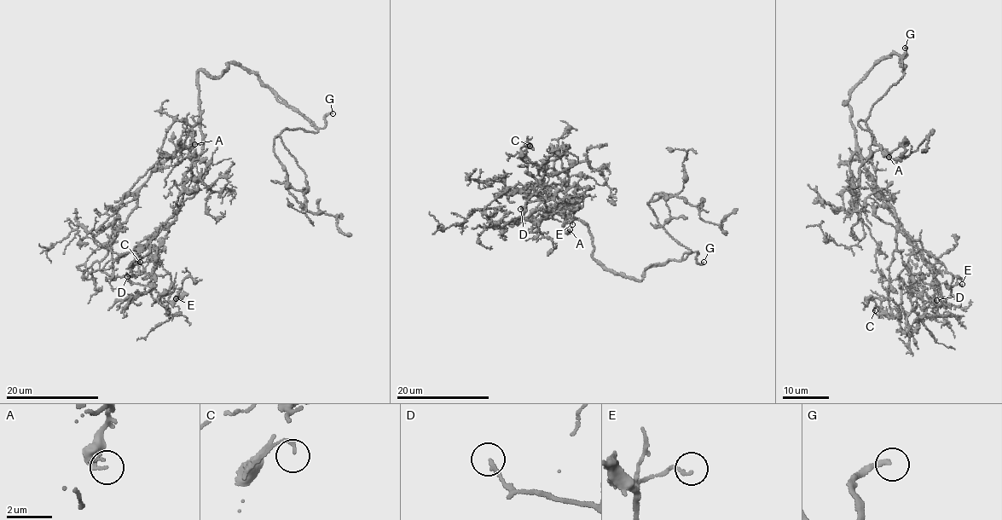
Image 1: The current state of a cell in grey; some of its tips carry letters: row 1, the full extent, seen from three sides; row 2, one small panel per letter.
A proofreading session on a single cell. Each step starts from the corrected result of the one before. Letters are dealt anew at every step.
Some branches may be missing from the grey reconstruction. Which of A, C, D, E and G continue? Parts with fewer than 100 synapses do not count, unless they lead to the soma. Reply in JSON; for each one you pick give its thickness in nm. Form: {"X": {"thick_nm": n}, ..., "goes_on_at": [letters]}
{"G": {"thick_nm": 200}, "goes_on_at": ["G"]}

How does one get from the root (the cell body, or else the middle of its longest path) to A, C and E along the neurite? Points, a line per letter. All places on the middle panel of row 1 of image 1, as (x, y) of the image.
A: (575, 220), (564, 226), (570, 205), (563, 209), (562, 214), (569, 224), (568, 232), (570, 229)
C: (575, 220), (564, 226), (577, 199), (563, 207), (522, 153), (529, 146)
E: (575, 220), (564, 226), (577, 199), (553, 211), (545, 210), (545, 198), (574, 210), (572, 224)

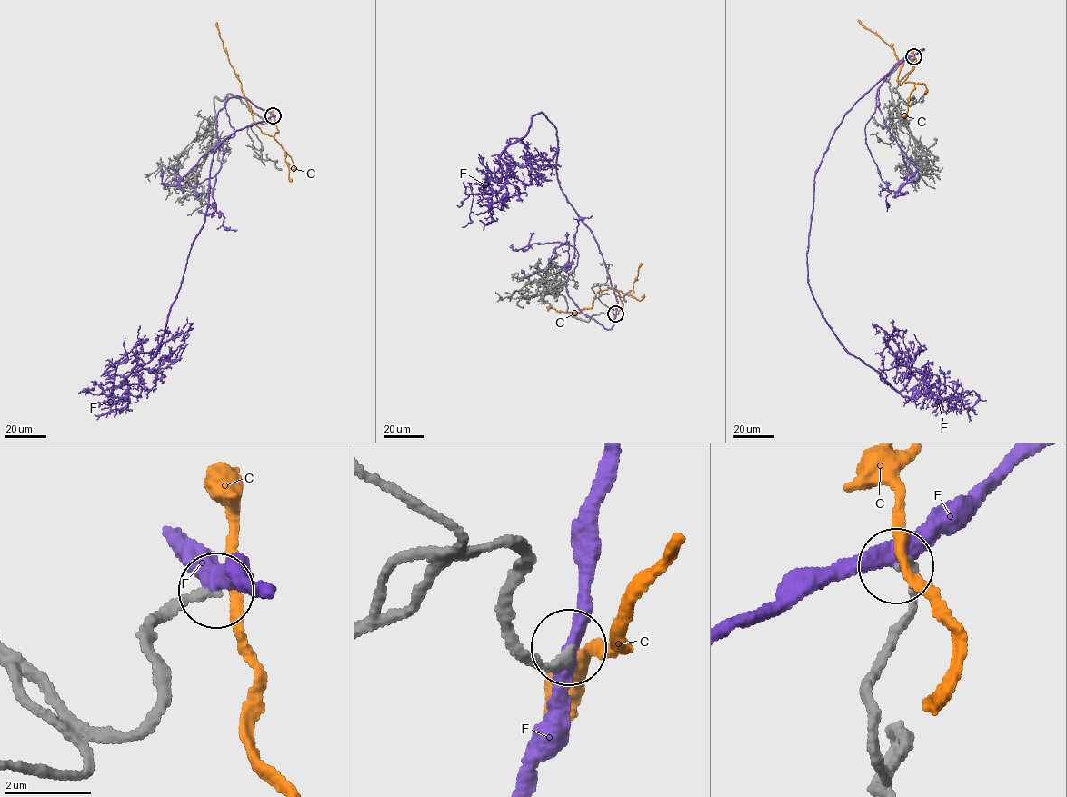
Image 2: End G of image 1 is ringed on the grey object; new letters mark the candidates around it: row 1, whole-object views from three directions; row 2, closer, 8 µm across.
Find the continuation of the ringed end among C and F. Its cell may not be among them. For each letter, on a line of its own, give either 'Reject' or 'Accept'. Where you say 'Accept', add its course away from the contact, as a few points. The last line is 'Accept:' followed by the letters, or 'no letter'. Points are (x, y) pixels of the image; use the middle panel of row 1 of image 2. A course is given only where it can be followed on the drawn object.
C: Reject
F: Reject
Accept: no letter

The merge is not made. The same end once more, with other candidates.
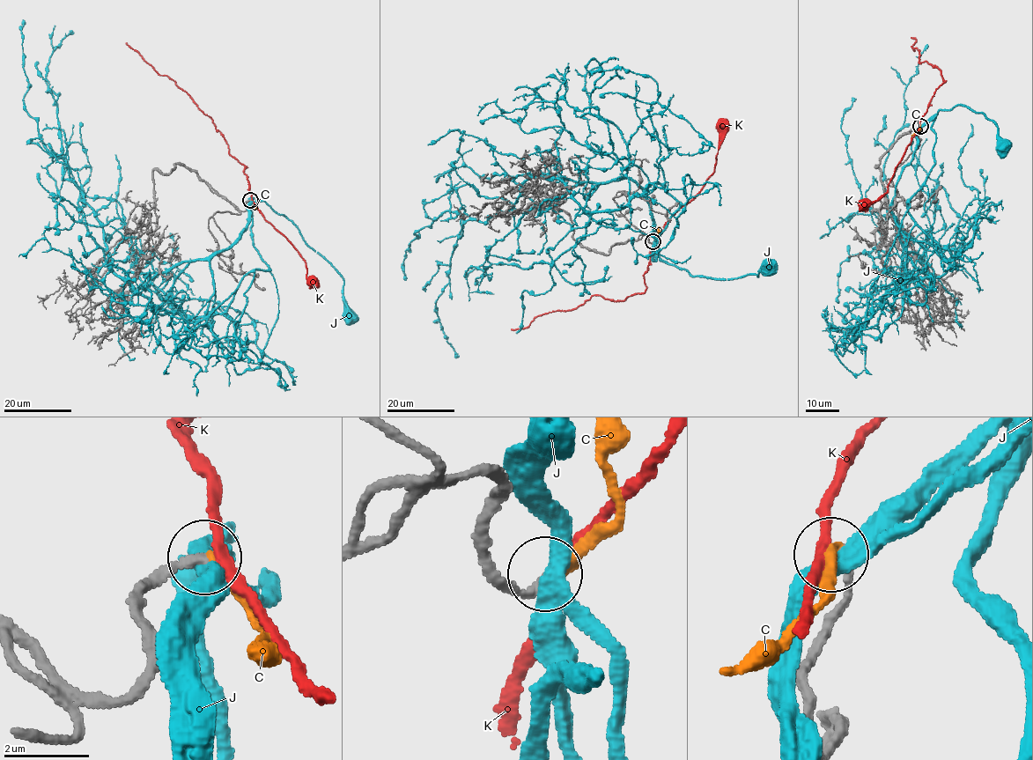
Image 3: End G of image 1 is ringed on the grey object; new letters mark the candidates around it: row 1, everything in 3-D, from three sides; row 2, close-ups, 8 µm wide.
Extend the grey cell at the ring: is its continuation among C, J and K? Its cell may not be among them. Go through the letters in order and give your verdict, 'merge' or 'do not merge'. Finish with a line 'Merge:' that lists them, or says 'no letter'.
C: merge
J: do not merge
K: do not merge
Merge: C

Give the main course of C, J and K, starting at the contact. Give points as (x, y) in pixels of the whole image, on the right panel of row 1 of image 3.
C: (921, 125), (912, 136)
J: (920, 126), (932, 120), (939, 110), (950, 110), (960, 104), (992, 121), (998, 143), (1003, 146)
K: (920, 125), (918, 133), (906, 147), (888, 191), (874, 202), (864, 205)

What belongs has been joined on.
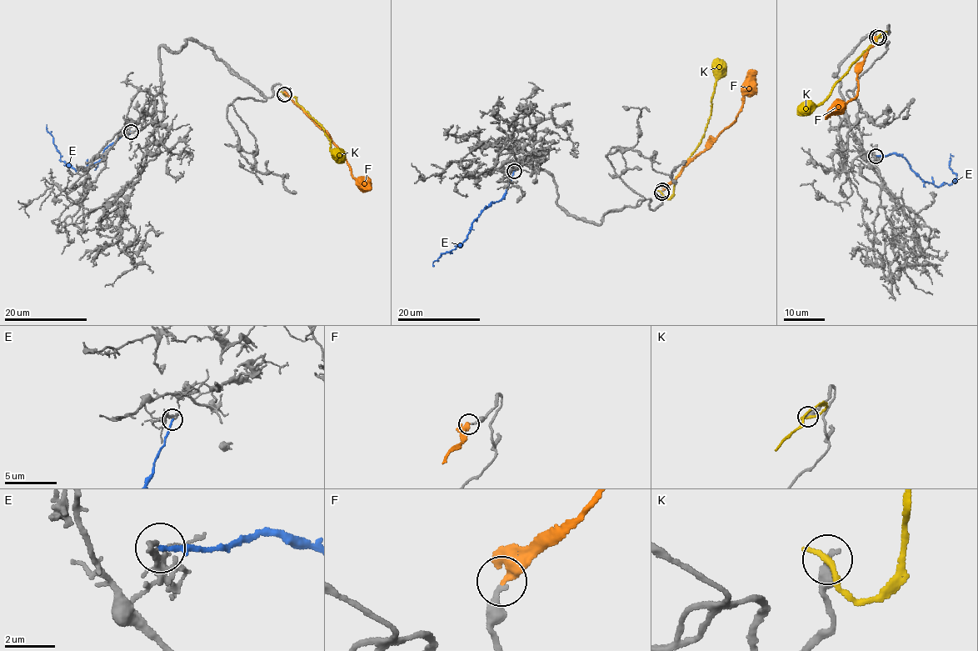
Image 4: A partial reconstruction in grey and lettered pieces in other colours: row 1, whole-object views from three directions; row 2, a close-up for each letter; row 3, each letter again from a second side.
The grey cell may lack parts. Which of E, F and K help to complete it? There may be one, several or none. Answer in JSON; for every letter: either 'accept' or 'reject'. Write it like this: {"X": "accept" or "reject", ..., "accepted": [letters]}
{"E": "reject", "F": "accept", "K": "reject", "accepted": ["F"]}

